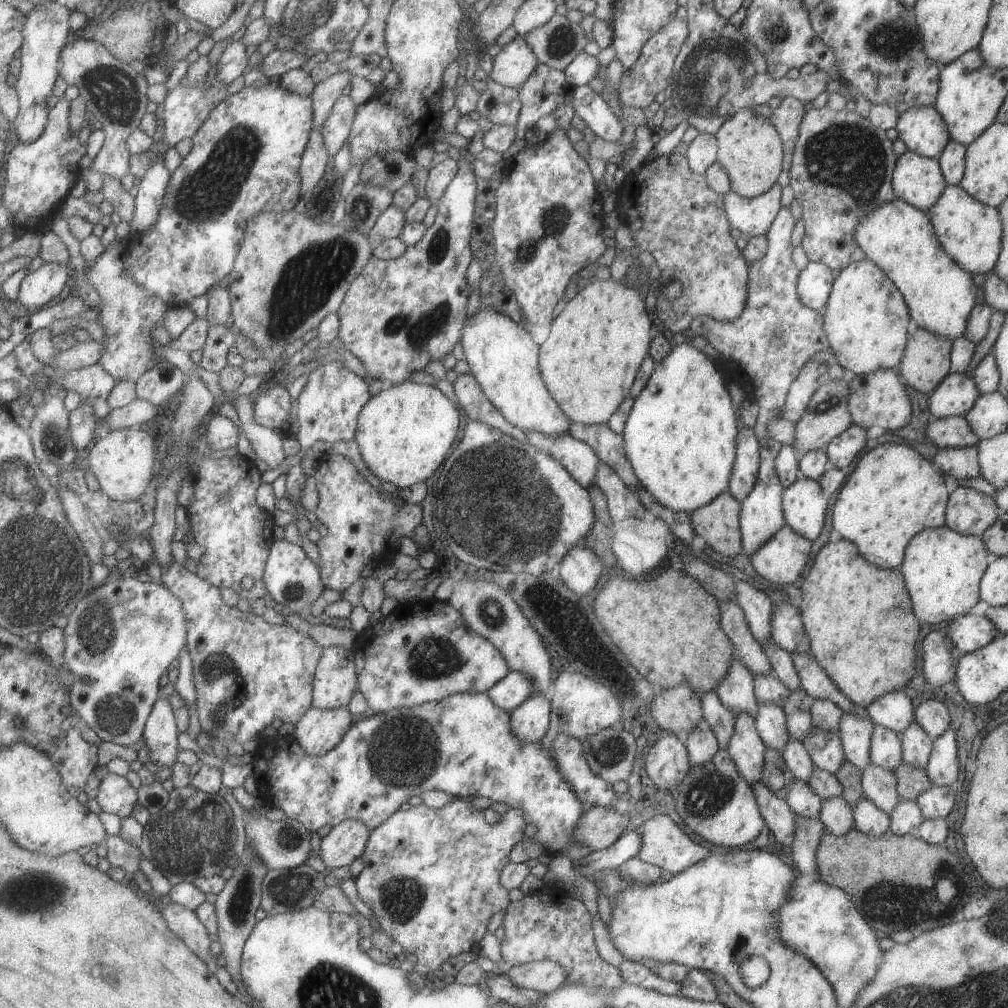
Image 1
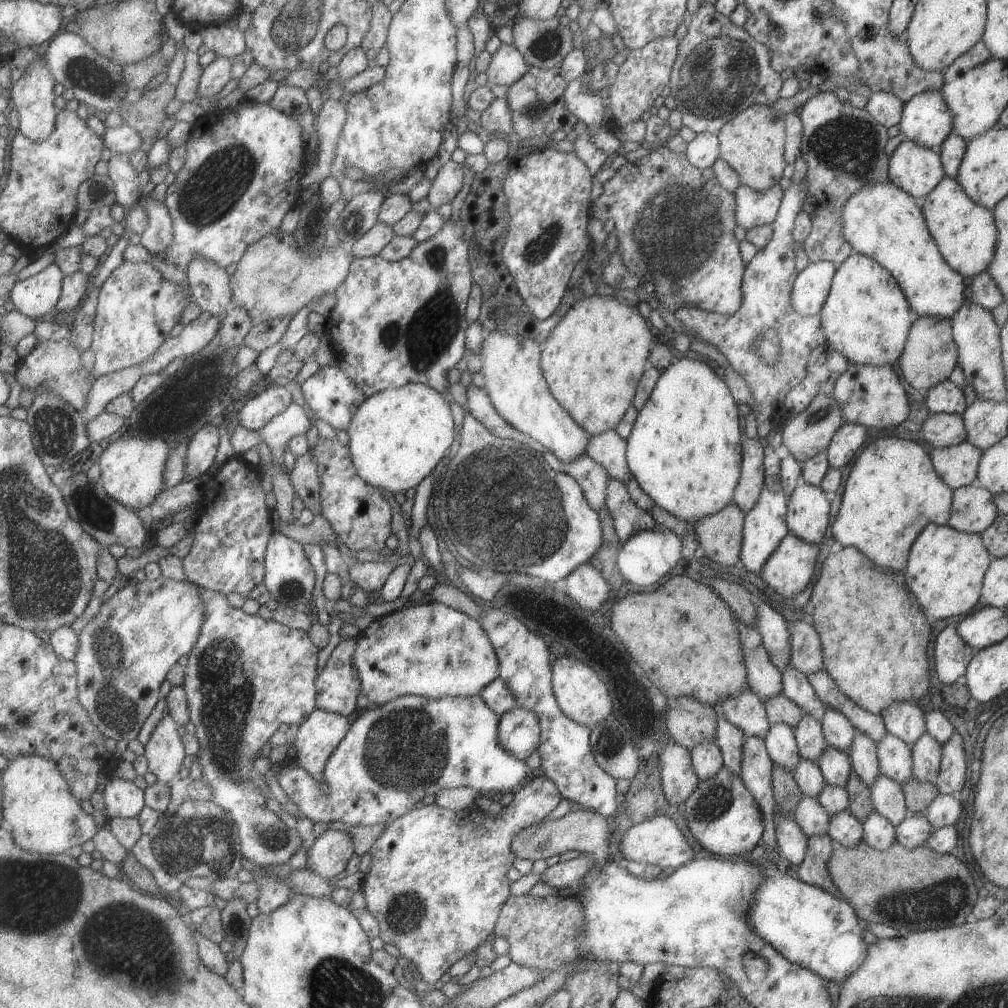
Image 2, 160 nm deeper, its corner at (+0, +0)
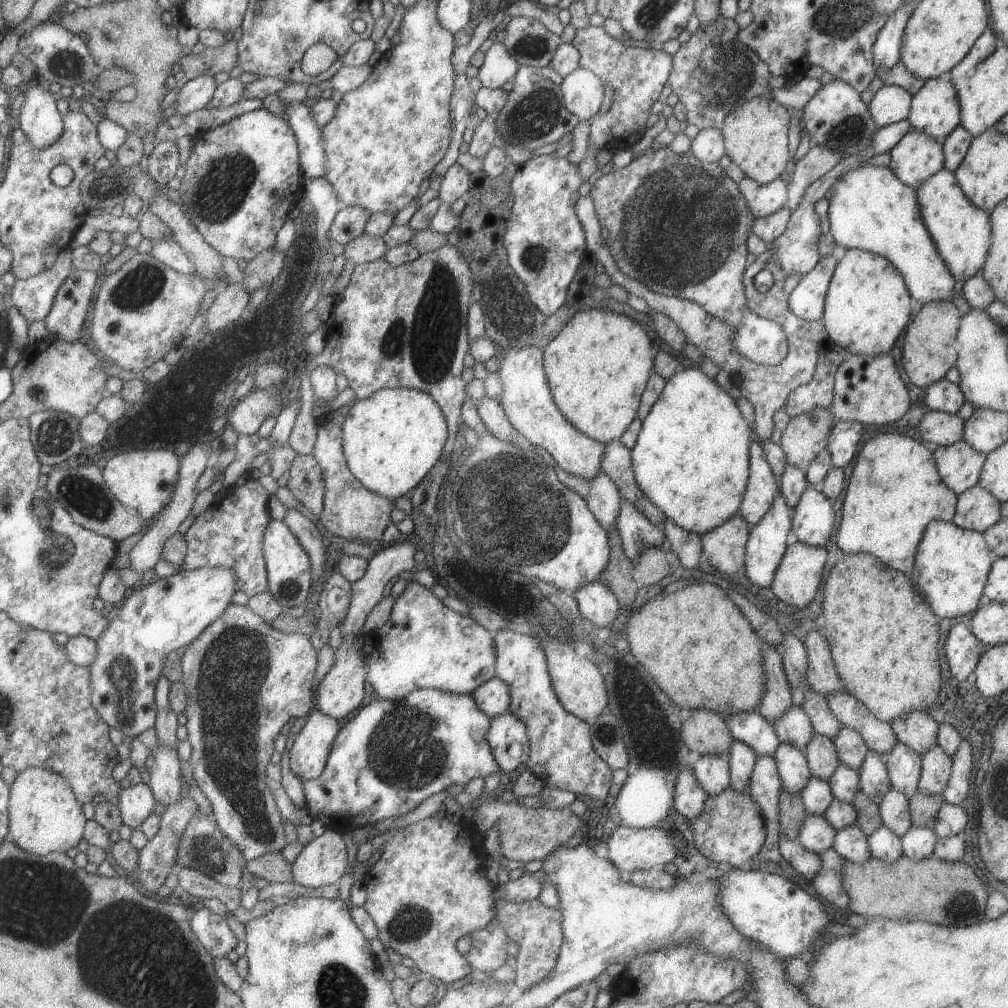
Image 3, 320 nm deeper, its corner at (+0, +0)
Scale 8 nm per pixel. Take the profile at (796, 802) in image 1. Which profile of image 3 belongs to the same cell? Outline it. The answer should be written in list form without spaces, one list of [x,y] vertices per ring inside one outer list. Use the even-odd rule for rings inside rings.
[[[806,814],[797,838],[805,850],[819,853],[821,850],[832,848],[835,835],[833,826],[823,816]]]

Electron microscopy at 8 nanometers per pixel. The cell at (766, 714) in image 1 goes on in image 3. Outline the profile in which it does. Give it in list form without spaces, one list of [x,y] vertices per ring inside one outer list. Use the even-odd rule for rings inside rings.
[[[779,742],[773,754],[781,787],[789,794],[799,794],[809,782],[810,771],[804,754],[789,742]]]

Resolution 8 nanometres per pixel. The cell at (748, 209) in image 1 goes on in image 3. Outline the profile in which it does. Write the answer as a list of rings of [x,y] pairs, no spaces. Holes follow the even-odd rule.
[[[744,177],[737,186],[753,219],[769,216],[769,214],[777,212],[779,208],[783,208],[786,204],[786,185],[779,177],[771,180],[765,186]]]

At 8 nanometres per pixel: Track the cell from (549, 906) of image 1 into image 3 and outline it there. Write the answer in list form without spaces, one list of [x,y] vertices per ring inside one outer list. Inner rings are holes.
[[[497,898],[494,901],[495,920],[503,928],[505,936],[509,941],[513,941],[519,948],[515,956],[514,985],[520,990],[529,990],[535,982],[543,980],[555,962],[560,952],[560,946],[563,942],[562,934],[562,915],[559,908],[547,908],[538,899],[524,902],[509,902]]]

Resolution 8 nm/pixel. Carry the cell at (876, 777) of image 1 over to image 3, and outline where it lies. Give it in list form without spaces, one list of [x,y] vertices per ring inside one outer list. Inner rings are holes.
[[[889,788],[879,800],[878,810],[883,826],[895,836],[903,836],[911,827],[908,798],[901,792]]]

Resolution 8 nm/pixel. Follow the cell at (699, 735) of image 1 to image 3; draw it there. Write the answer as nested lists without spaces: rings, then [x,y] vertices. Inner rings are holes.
[[[703,754],[690,765],[697,783],[707,795],[719,794],[730,786],[726,755]]]

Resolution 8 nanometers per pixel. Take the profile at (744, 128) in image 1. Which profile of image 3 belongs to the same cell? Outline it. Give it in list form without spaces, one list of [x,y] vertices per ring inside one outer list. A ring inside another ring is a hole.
[[[770,98],[751,99],[725,116],[721,131],[725,155],[743,172],[744,177],[765,186],[778,178],[789,162],[787,131],[789,114]]]

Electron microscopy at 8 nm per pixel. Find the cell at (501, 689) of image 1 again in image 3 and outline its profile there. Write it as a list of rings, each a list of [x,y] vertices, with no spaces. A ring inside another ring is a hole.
[[[491,678],[484,684],[477,686],[470,696],[473,698],[475,706],[489,719],[508,712],[510,706],[509,690],[499,678]]]

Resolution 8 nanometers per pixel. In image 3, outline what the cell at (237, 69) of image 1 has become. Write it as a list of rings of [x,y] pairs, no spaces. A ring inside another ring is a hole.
[[[206,75],[181,83],[178,97],[174,102],[176,114],[187,117],[209,106],[219,86],[213,77]]]

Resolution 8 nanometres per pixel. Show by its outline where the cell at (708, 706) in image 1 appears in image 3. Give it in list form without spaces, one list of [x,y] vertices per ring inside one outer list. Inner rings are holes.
[[[731,738],[726,756],[731,788],[734,792],[748,793],[749,776],[751,776],[757,755],[747,744]]]

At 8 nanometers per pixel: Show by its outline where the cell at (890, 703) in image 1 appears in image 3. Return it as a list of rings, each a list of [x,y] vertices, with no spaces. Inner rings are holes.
[[[913,710],[902,718],[891,720],[889,726],[898,742],[919,755],[925,754],[936,744],[935,736],[939,726],[927,711]]]

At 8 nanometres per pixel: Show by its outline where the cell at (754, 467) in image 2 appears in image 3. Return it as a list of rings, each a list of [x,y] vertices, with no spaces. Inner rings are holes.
[[[756,442],[749,444],[748,462],[747,484],[738,514],[748,525],[753,525],[757,524],[769,510],[779,490],[777,490],[777,480],[765,461],[762,447]]]

